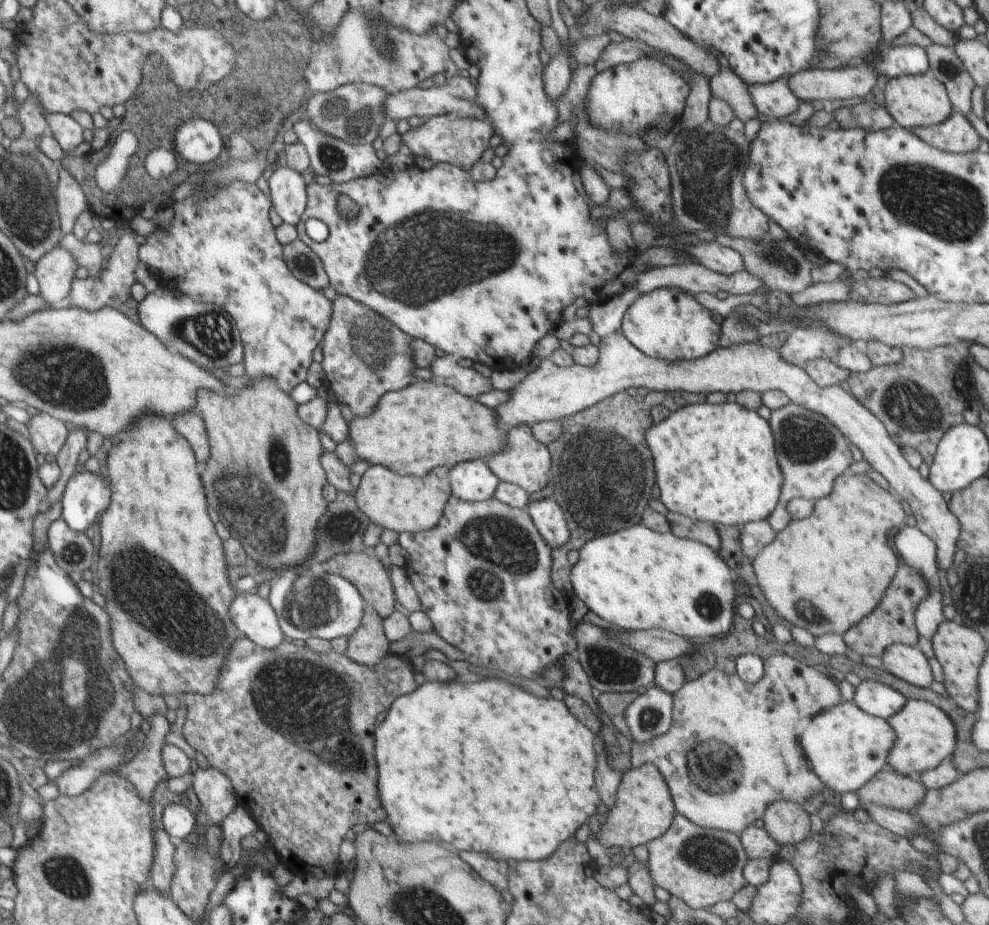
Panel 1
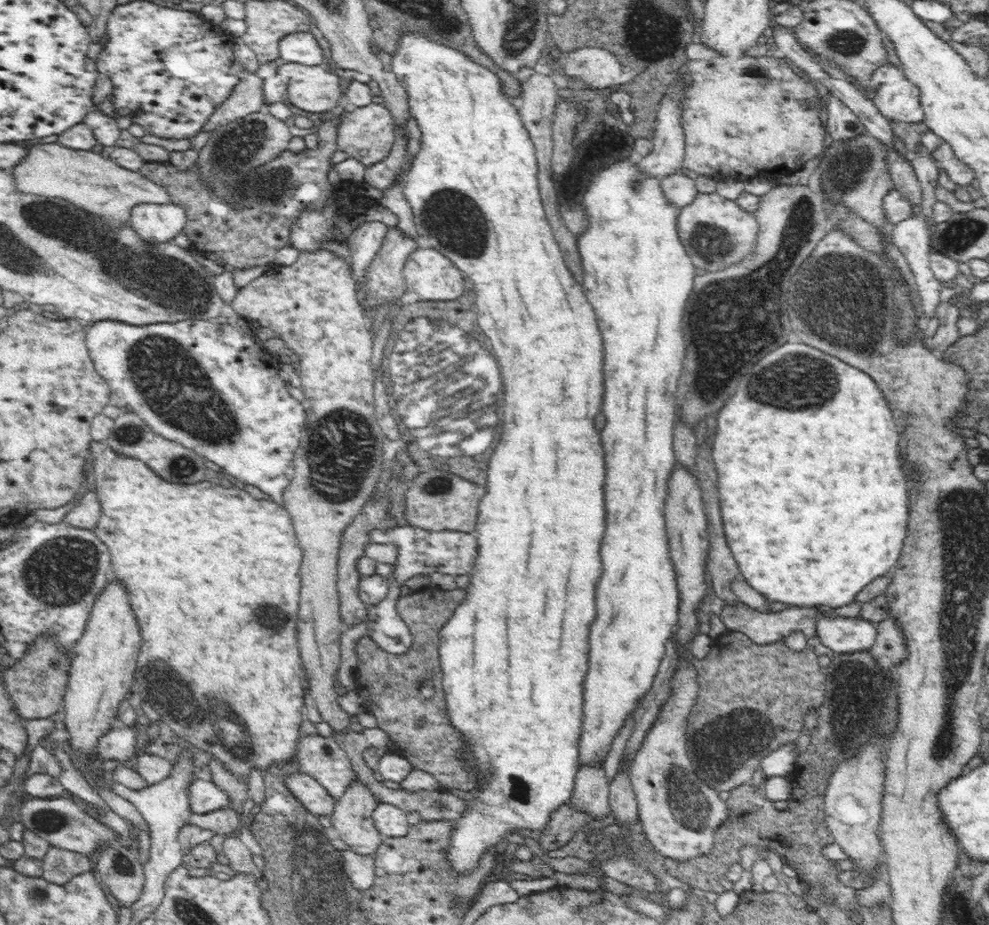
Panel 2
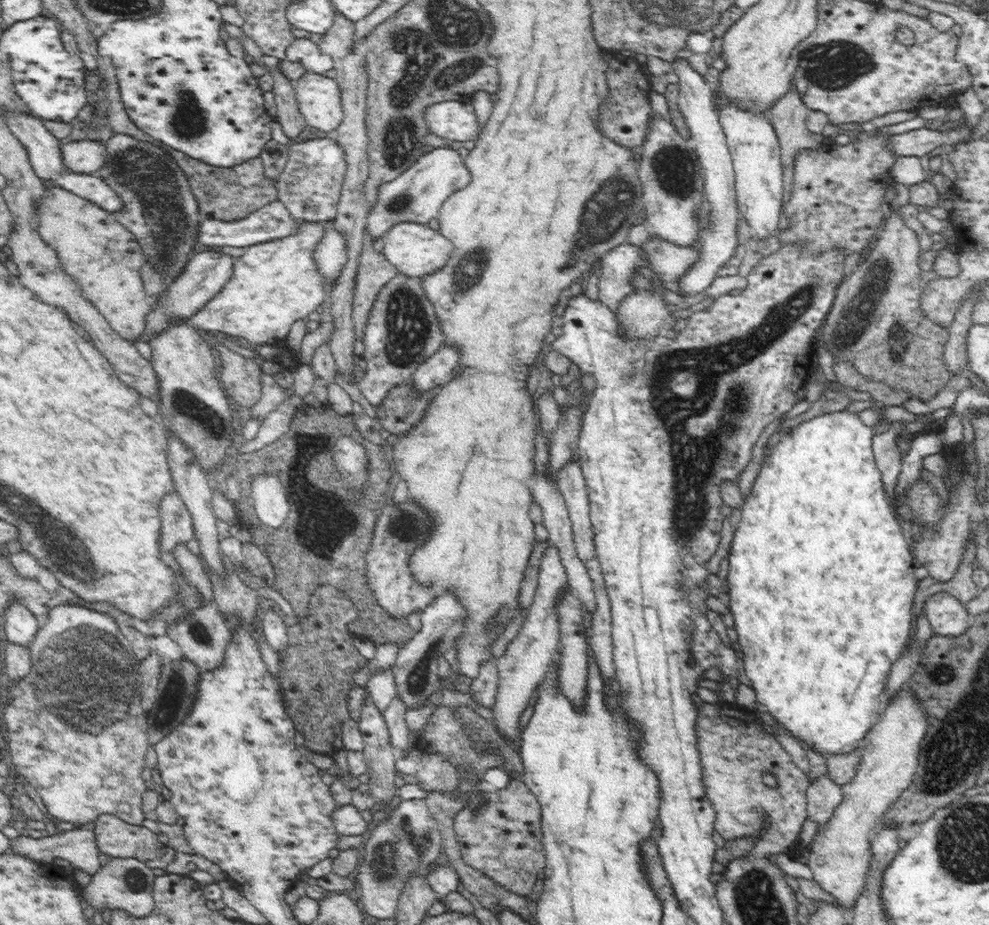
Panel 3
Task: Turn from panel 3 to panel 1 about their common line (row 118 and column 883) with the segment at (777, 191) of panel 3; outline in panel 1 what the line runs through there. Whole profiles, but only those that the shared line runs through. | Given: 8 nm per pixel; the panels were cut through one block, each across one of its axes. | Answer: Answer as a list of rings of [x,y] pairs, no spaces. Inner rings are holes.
[[[844,701],[802,725],[800,746],[810,768],[838,798],[846,792],[858,792],[884,768],[896,739],[896,731],[886,719],[869,715],[854,702]]]

